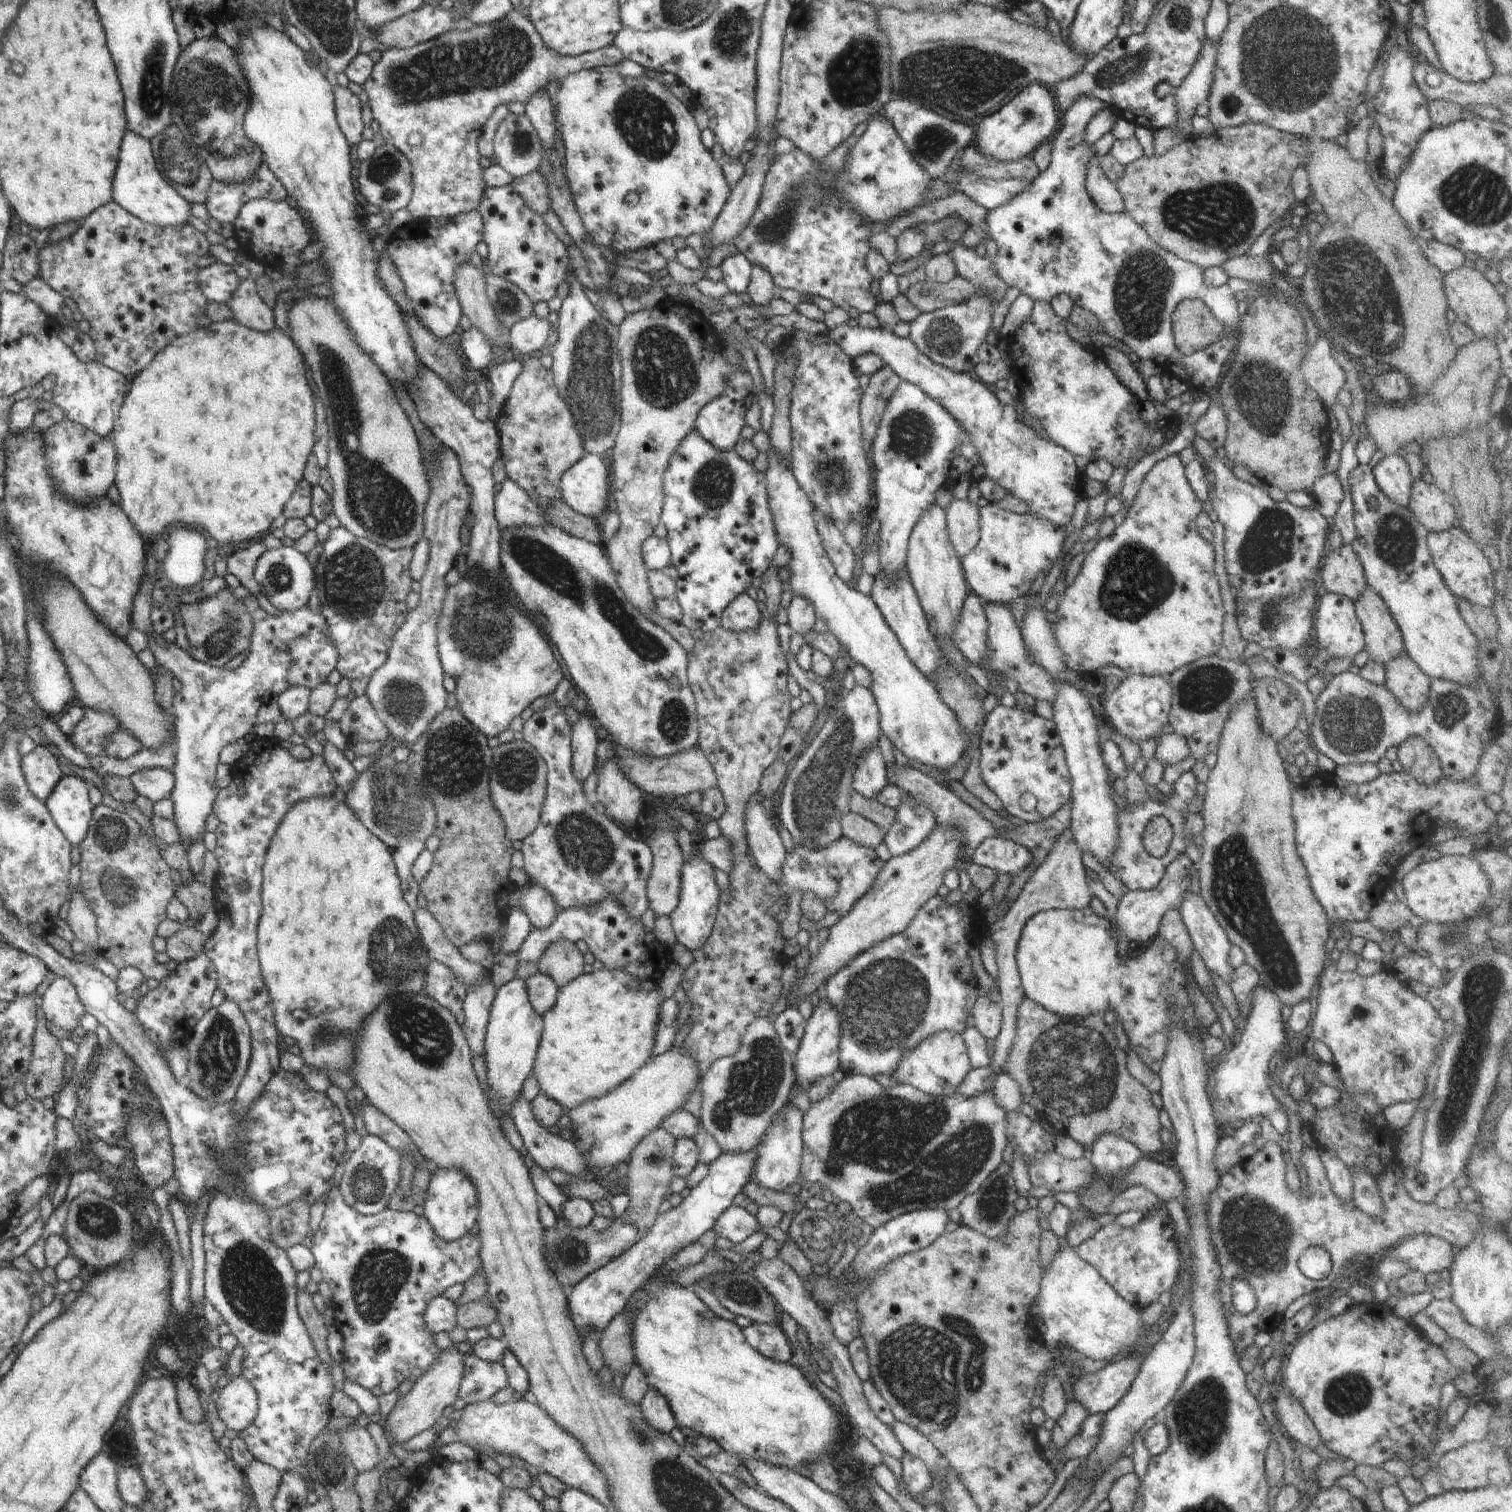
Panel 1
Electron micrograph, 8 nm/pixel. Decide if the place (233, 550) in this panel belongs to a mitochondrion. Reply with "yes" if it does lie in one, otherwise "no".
no

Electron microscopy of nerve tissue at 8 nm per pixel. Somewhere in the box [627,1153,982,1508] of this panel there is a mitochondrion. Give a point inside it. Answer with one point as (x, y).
(735, 1290)

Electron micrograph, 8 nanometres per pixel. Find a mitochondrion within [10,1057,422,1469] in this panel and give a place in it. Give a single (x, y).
(254, 1287)

